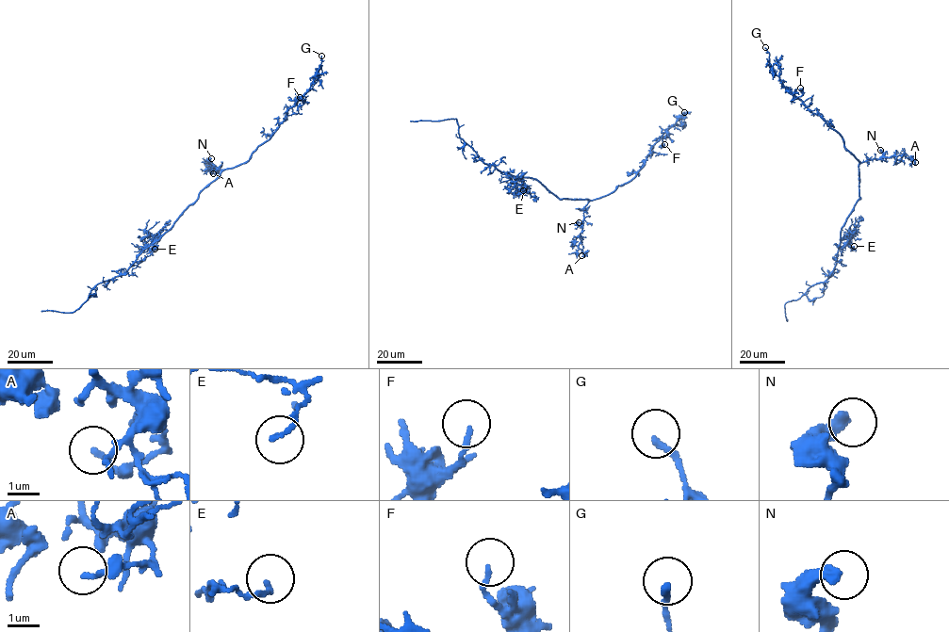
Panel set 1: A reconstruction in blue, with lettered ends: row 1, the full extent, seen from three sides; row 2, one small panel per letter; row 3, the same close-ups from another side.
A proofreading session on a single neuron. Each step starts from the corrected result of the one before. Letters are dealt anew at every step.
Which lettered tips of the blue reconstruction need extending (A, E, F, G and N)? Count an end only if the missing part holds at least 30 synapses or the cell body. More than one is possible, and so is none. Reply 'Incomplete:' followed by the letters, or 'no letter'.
Incomplete: no letter

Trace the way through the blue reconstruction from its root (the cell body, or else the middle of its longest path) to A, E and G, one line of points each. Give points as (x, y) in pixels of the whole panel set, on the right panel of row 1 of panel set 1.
A: (859, 196), (859, 165), (862, 162), (899, 155), (910, 157), (915, 162)
E: (859, 196), (841, 234), (841, 241), (845, 238), (851, 250), (848, 247), (854, 246)
G: (859, 196), (859, 162), (845, 147), (838, 133), (783, 85), (769, 63), (765, 47)

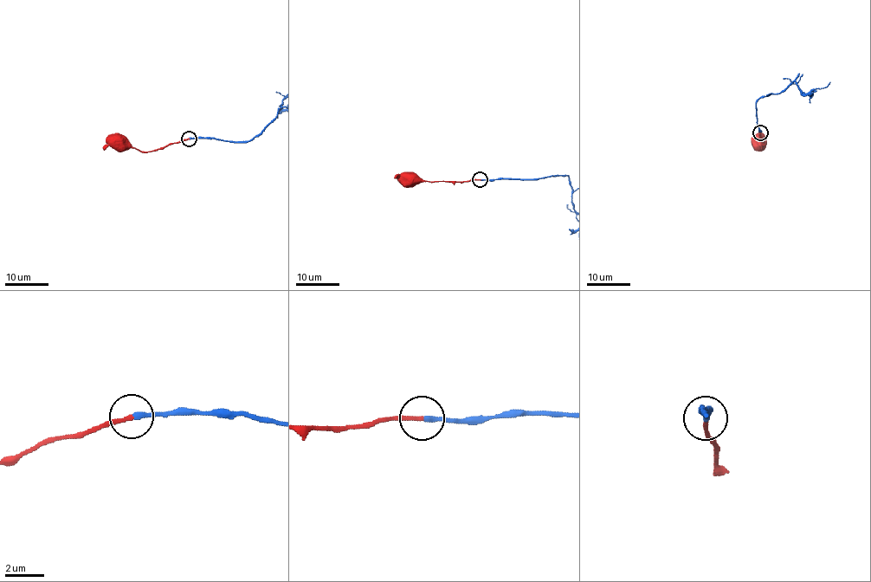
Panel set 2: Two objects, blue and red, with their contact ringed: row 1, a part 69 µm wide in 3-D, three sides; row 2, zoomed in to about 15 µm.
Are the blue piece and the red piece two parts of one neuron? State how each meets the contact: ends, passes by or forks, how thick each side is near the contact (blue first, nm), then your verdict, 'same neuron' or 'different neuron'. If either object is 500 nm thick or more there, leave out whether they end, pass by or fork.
blue ends; red ends; calibres 260 and 220 nm; same neuron

